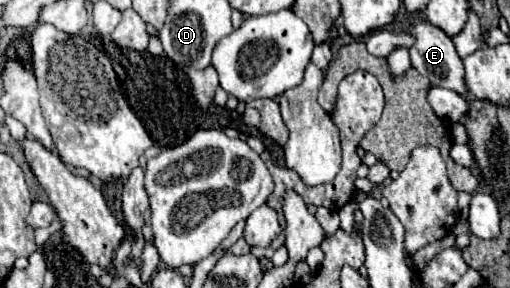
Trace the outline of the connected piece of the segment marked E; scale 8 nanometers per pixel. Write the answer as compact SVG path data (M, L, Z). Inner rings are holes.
M429 22L413 24L411 32L417 38L417 42L409 50L413 68L419 74L423 74L433 86L449 88L449 90L453 90L453 92L457 92L461 96L467 96L467 88L465 88L465 66L463 66L461 56L457 56L457 48L455 48L453 40L443 30L439 30L437 26L431 26Z

